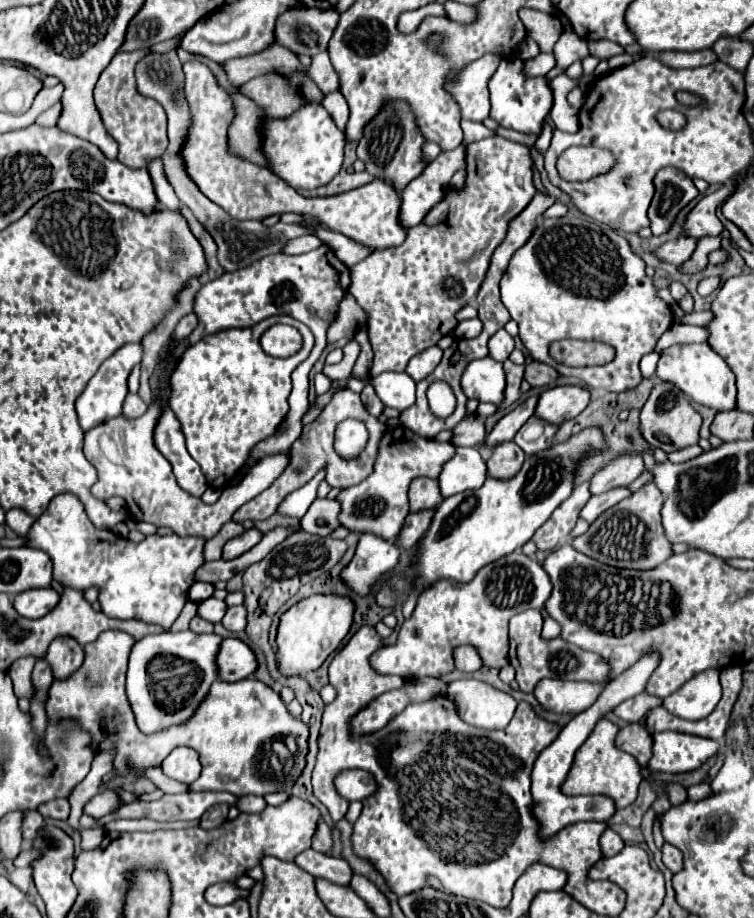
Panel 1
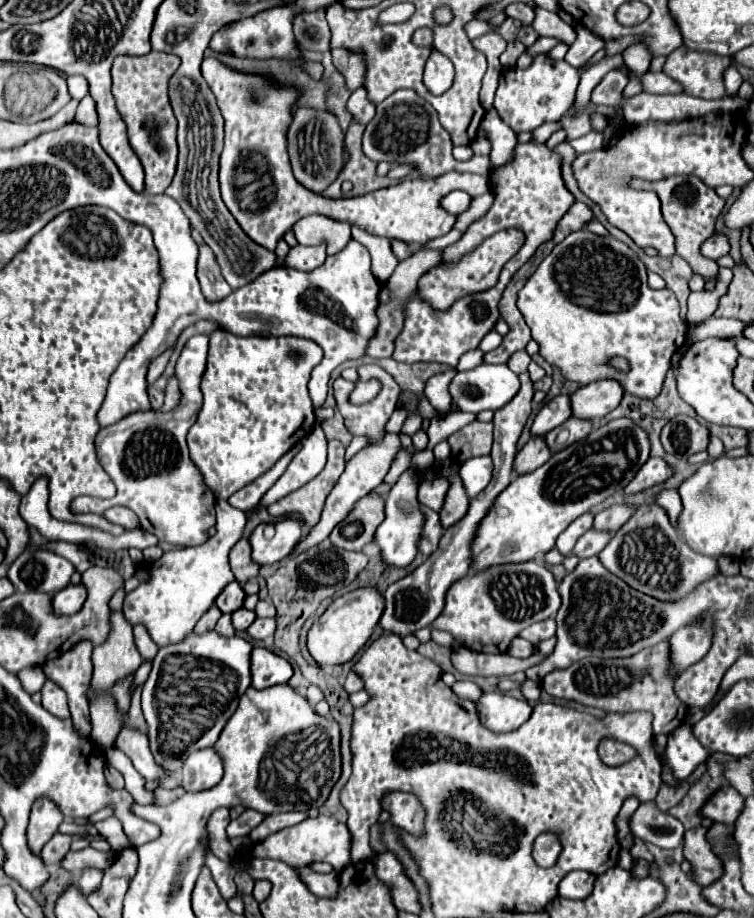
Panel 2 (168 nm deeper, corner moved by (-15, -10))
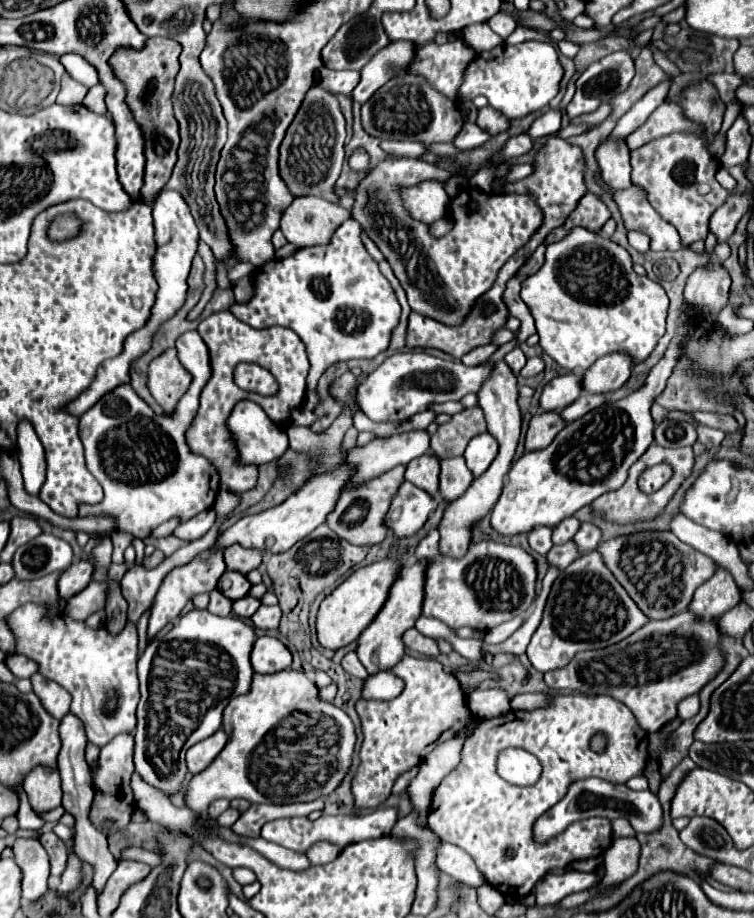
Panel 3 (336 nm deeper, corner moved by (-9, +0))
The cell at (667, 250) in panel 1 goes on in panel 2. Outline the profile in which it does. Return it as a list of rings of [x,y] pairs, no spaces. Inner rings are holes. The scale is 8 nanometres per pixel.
[[[713,234],[711,238],[707,238],[707,242],[703,242],[701,246],[701,254],[711,260],[719,260],[727,252],[729,252],[729,242],[725,236],[719,236],[719,234]]]

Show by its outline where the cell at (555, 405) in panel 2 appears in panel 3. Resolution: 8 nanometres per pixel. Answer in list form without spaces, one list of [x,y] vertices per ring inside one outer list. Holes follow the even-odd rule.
[[[565,374],[565,376],[557,376],[553,378],[541,394],[541,408],[543,410],[557,410],[561,412],[561,408],[569,406],[573,400],[579,398],[579,394],[583,392],[581,386],[581,376],[575,374]]]

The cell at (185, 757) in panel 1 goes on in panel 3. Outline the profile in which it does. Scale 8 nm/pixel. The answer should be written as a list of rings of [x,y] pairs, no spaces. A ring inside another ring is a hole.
[[[219,730],[213,736],[201,740],[193,748],[189,748],[187,750],[187,768],[189,768],[189,772],[197,774],[197,772],[205,770],[215,760],[215,756],[223,750],[225,744],[227,744],[227,734],[225,734],[225,730]]]

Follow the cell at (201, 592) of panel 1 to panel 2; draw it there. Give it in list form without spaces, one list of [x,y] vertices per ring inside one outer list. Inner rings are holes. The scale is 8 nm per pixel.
[[[231,582],[227,588],[221,590],[215,604],[223,614],[231,614],[231,612],[235,612],[235,610],[239,610],[243,606],[243,598],[245,598],[245,592],[243,592],[241,584]]]

